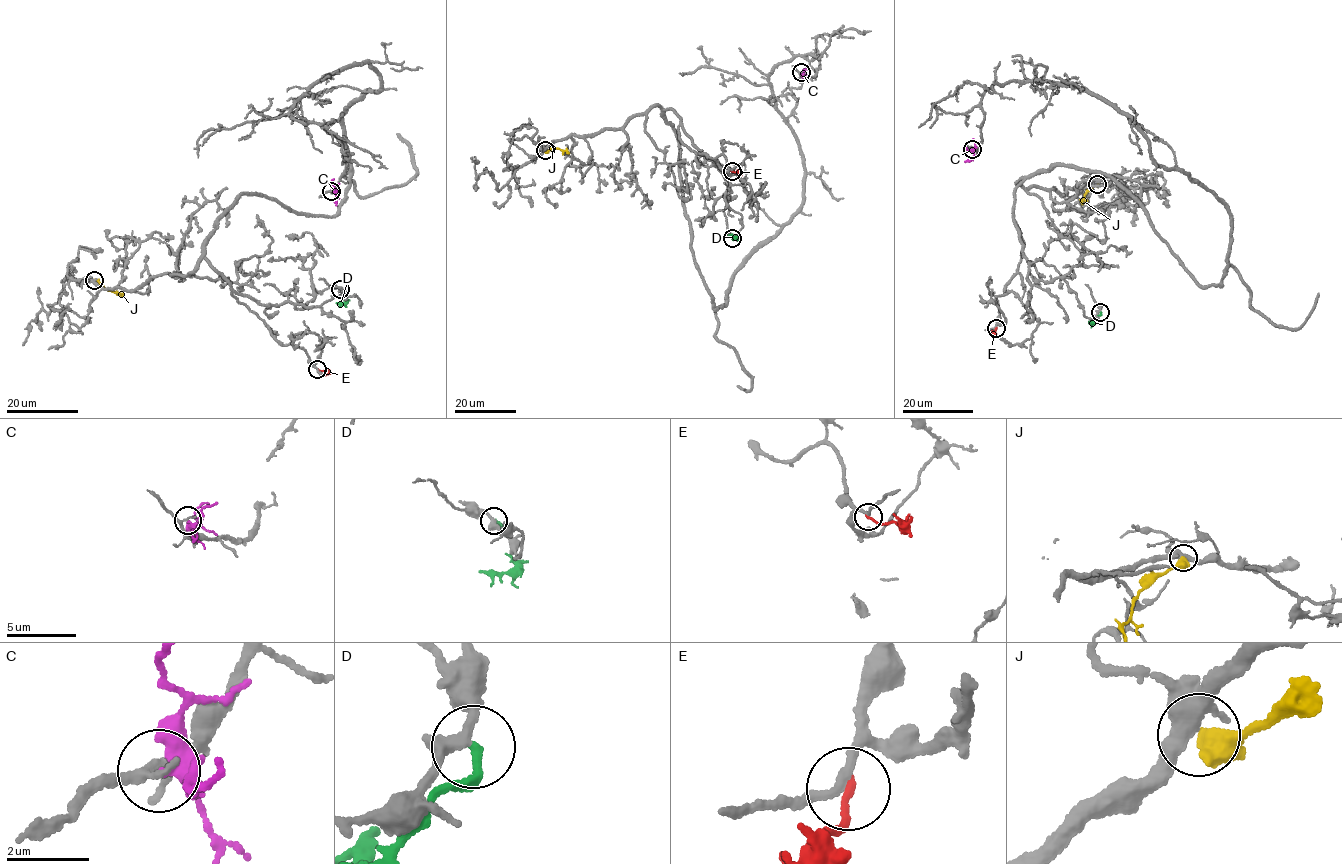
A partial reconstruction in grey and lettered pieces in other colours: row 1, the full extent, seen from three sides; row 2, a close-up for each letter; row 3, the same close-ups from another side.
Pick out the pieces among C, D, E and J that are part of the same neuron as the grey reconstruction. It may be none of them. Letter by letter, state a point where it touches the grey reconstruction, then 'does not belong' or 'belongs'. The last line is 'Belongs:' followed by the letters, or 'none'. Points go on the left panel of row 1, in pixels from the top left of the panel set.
C: meets grey at (331, 191); does not belong
D: meets grey at (340, 289); does not belong
E: meets grey at (317, 369); does not belong
J: meets grey at (94, 280); does not belong
Belongs: none

